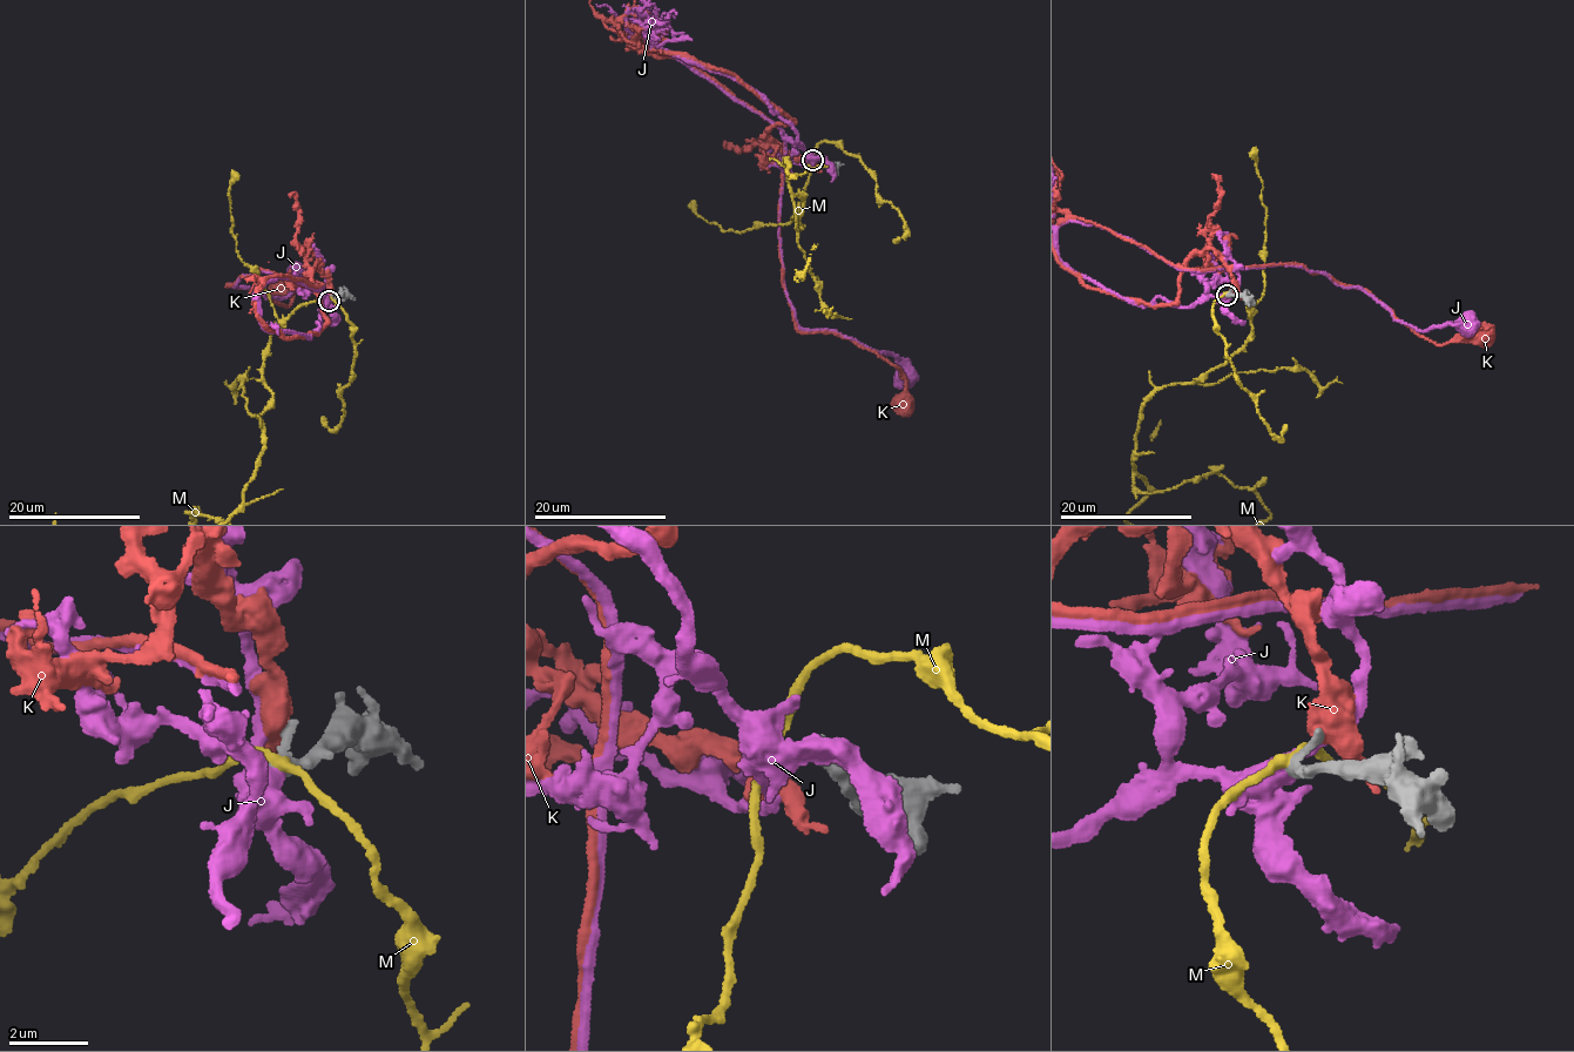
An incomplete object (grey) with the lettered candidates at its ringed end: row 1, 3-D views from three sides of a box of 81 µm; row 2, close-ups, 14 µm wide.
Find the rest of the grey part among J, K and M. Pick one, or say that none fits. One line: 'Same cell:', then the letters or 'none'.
Same cell: J

